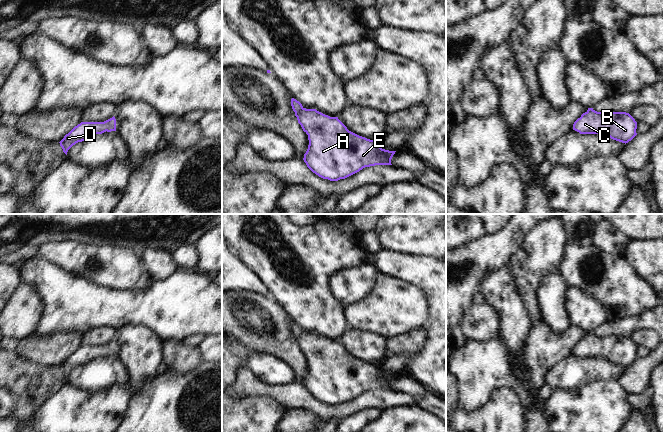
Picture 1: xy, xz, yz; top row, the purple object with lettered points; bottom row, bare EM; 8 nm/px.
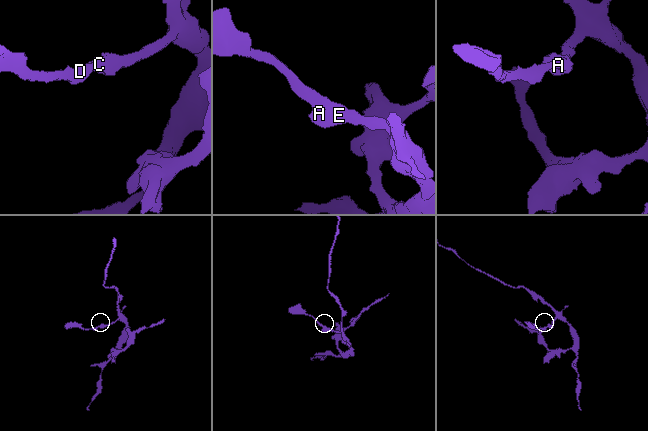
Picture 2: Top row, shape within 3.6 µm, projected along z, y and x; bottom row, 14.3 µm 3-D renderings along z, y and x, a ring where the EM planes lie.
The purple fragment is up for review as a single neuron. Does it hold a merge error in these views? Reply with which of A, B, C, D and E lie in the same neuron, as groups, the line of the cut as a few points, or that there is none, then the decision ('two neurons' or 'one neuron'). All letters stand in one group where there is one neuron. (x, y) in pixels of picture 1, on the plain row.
groups A B C D E; cut none; one neuron

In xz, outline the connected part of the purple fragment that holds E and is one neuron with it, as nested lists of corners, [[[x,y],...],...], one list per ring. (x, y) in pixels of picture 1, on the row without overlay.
[[[294,322],[291,323],[291,330],[298,347],[308,359],[309,369],[303,384],[307,391],[319,401],[338,405],[359,396],[365,391],[392,389],[391,383],[396,375],[382,373],[377,365],[349,355],[338,341],[330,341],[316,333],[306,333]]]

